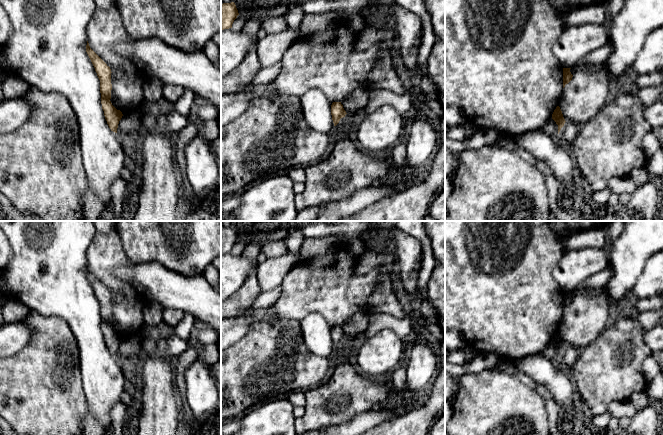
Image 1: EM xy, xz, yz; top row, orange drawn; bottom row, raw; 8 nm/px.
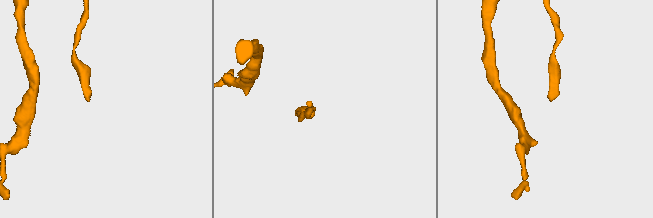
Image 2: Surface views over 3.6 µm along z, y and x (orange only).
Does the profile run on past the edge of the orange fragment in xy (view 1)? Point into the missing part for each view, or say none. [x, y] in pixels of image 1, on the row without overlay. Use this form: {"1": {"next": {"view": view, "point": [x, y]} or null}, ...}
{"1": {"next": null}}

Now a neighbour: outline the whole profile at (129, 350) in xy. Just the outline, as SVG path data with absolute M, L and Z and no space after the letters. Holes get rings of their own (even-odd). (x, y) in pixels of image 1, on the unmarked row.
M128 338L122 340L117 352L117 357L122 362L133 362L134 360L140 360L143 356L142 342L136 342Z

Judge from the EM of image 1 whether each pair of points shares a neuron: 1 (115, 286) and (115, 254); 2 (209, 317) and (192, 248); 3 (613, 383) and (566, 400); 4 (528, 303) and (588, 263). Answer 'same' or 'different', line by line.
1: same
2: different
3: different
4: different

